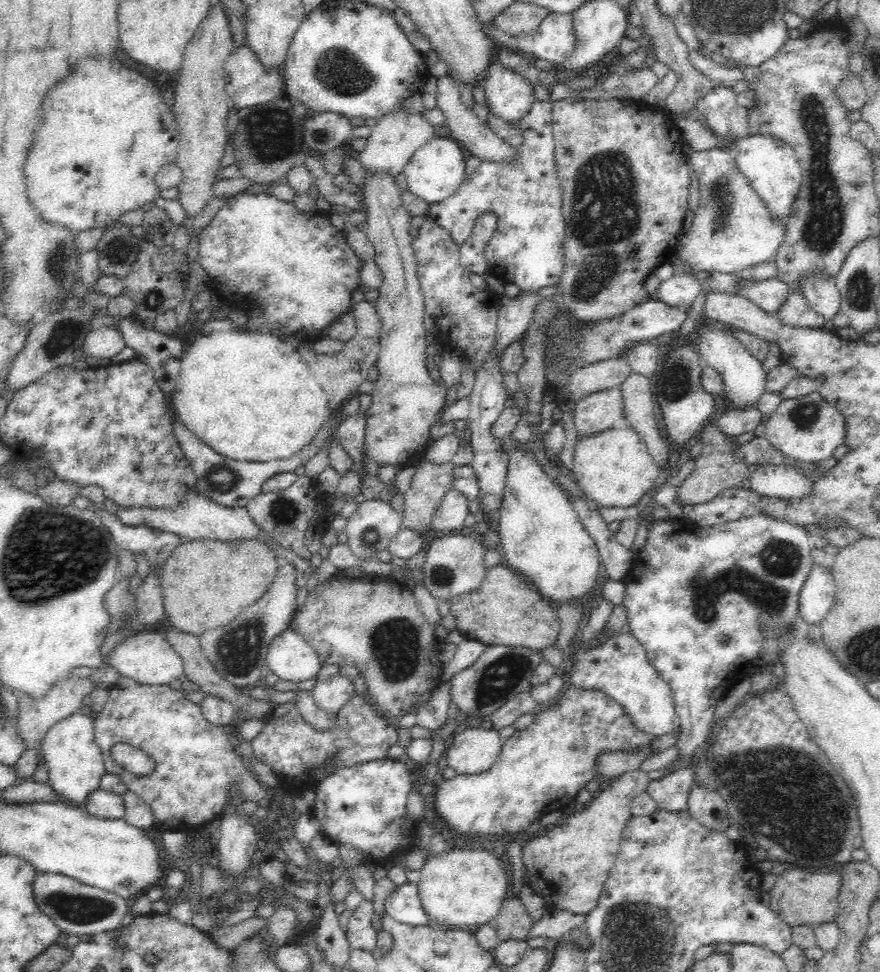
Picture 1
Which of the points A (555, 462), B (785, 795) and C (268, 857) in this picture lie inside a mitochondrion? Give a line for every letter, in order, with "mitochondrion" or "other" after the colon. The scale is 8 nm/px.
A: other
B: mitochondrion
C: other

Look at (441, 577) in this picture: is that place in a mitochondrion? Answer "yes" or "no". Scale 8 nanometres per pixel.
yes

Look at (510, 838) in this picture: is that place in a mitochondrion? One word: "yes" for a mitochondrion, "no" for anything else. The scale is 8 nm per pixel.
no

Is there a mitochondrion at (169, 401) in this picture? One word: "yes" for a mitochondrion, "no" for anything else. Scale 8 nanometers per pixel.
no

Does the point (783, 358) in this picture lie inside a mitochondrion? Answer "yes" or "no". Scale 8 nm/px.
no

